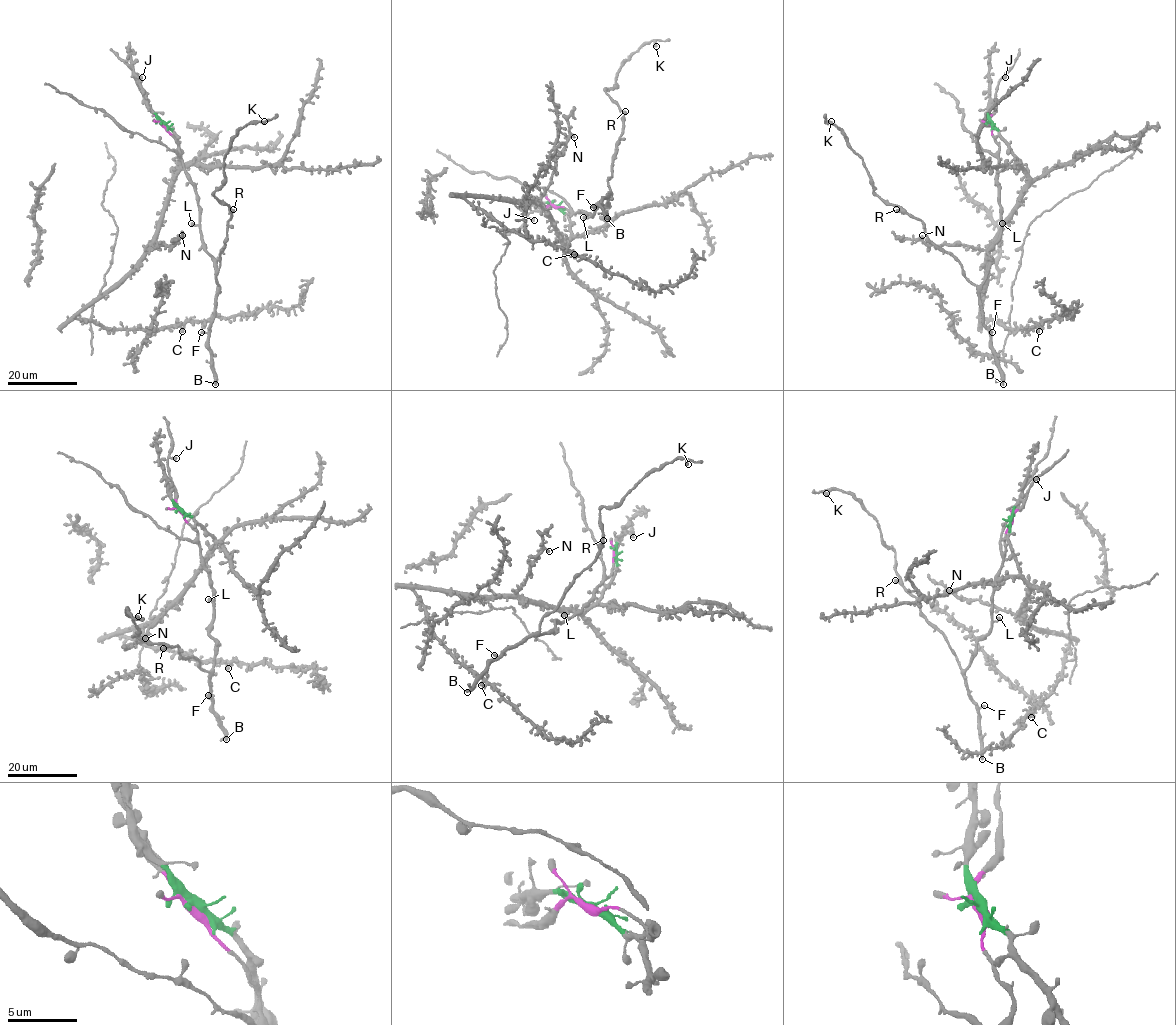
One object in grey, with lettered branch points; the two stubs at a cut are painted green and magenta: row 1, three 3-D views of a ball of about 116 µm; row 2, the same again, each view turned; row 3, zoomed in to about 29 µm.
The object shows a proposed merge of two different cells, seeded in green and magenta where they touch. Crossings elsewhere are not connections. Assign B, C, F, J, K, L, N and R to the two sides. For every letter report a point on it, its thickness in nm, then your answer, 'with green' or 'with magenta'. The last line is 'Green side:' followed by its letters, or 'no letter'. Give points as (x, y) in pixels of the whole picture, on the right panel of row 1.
B: place (1003, 384); calibre 420 nm; with magenta
C: place (1039, 331); calibre 500 nm; with green
F: place (992, 332); calibre 320 nm; with magenta
J: place (1005, 77); calibre 440 nm; with magenta
K: place (831, 121); calibre 420 nm; with magenta
L: place (1002, 223); calibre 440 nm; with magenta
N: place (922, 235); calibre 280 nm; with green
R: place (896, 209); calibre 440 nm; with magenta
Green side: C, N

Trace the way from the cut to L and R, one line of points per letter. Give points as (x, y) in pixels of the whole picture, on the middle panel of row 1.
L: (555, 206), (563, 206), (571, 214), (591, 216), (582, 217)
R: (555, 206), (571, 214), (591, 216), (599, 203), (608, 201), (608, 180), (625, 111)

